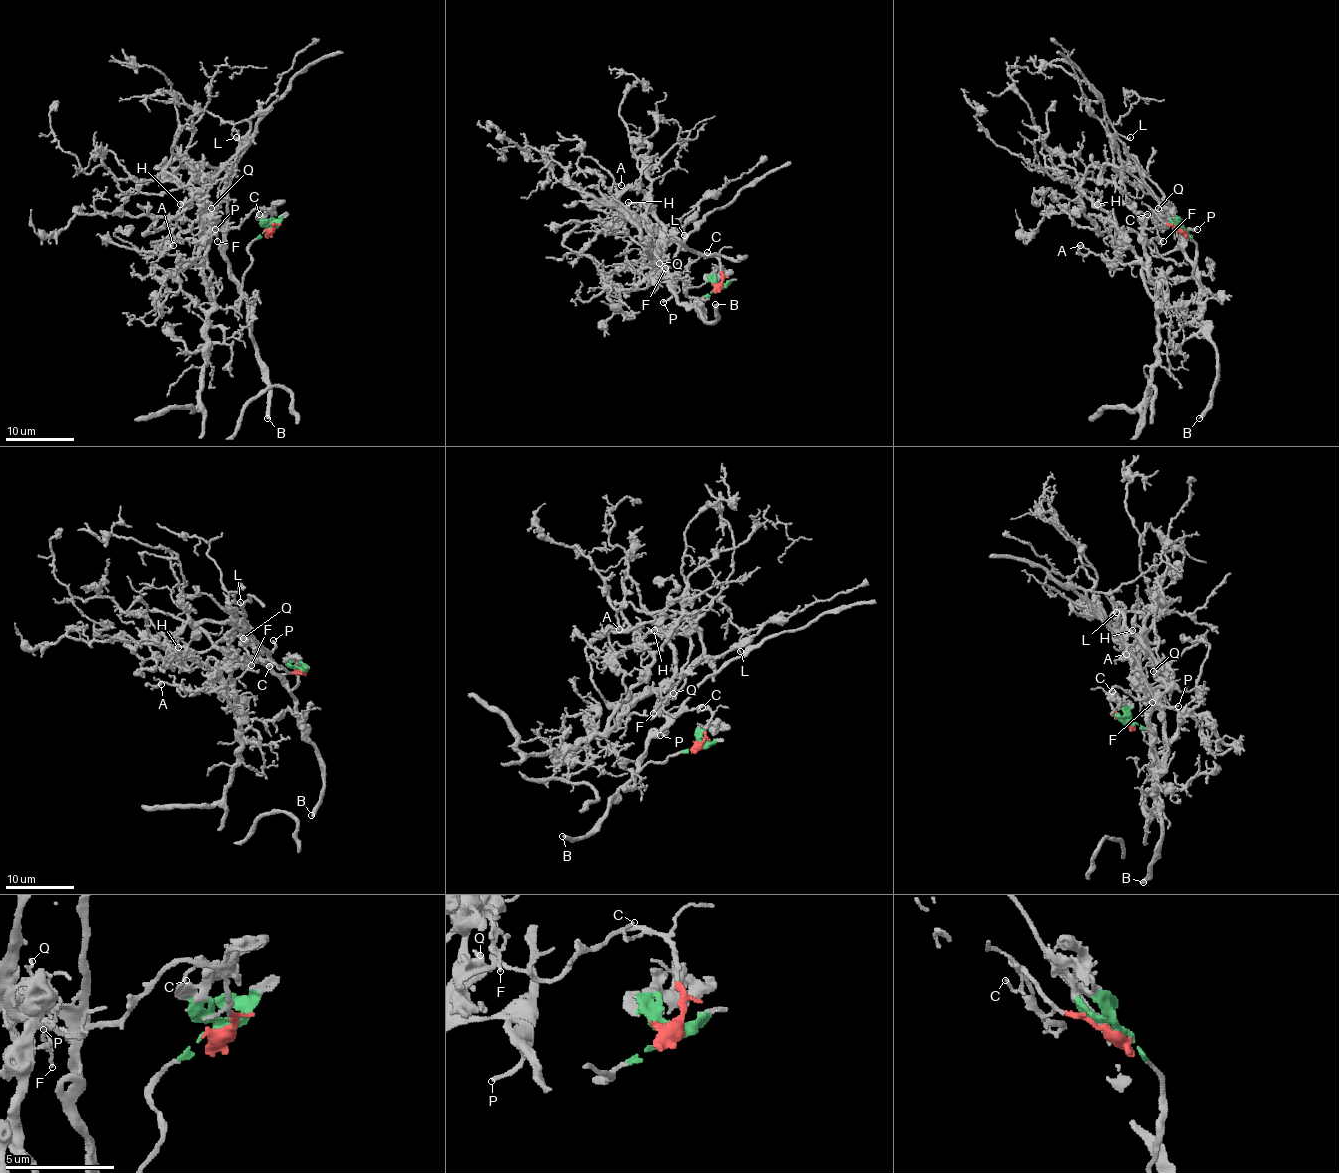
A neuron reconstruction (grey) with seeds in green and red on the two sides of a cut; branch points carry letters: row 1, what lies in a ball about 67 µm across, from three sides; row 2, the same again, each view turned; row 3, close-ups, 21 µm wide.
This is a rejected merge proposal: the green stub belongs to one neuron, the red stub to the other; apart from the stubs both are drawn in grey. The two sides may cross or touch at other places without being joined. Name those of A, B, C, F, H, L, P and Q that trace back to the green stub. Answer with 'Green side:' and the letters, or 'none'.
Green side: B, P

